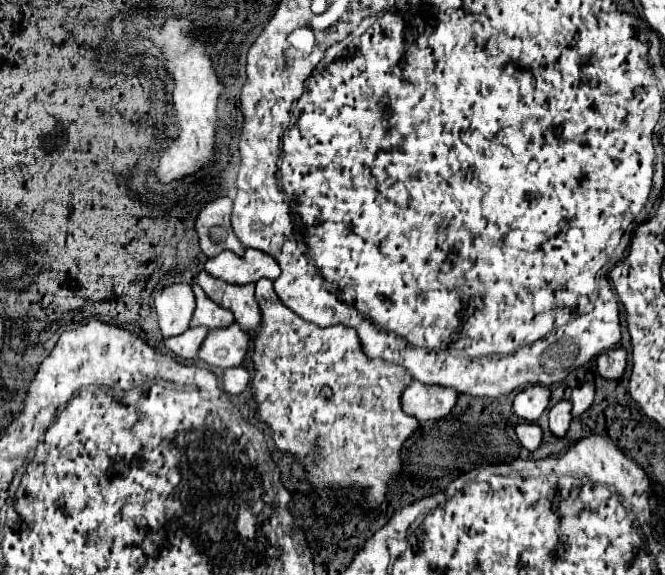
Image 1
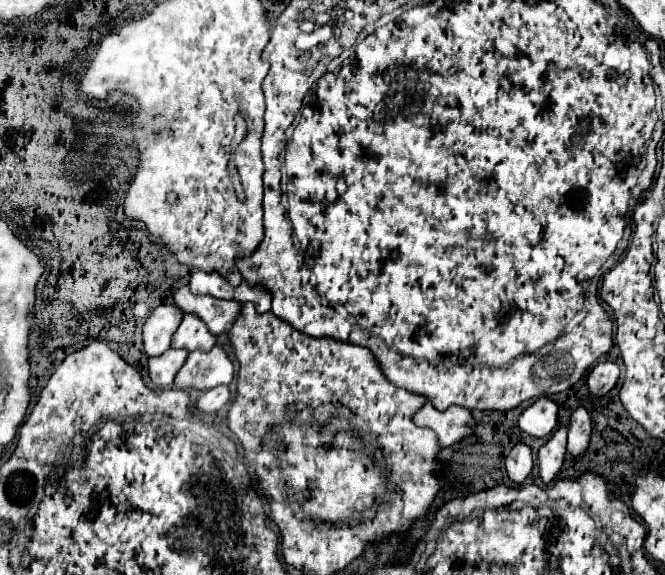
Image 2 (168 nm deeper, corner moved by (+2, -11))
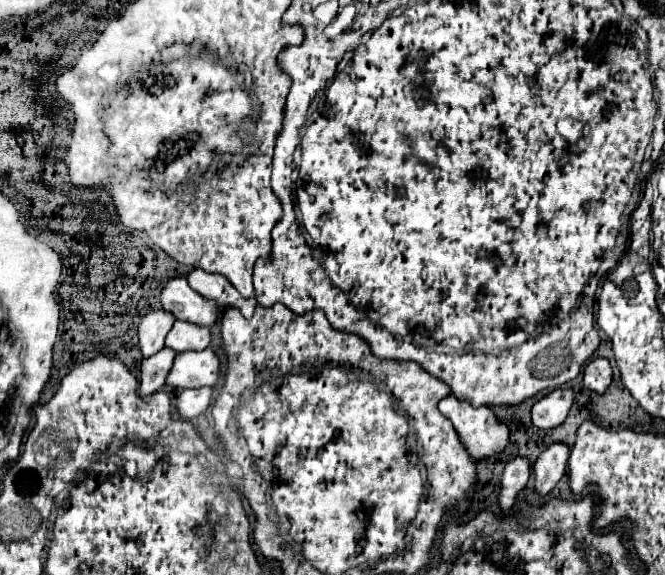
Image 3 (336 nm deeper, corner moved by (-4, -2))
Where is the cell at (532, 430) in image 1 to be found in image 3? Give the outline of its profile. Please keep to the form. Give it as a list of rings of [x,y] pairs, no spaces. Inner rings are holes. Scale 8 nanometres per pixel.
[[[514,458],[512,462],[508,462],[498,492],[498,506],[504,514],[514,506],[516,496],[526,486],[528,478],[530,478],[530,464],[526,458]]]

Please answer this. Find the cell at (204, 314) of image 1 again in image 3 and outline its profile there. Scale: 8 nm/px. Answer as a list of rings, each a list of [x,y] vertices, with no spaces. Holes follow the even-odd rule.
[[[174,322],[172,330],[166,336],[166,348],[172,348],[176,354],[186,350],[204,350],[210,344],[210,328],[190,326],[190,322]]]

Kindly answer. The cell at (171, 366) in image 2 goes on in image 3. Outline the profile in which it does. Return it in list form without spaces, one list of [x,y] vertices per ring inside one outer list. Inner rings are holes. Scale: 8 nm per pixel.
[[[160,350],[158,354],[150,356],[150,358],[144,358],[142,364],[140,364],[140,370],[142,370],[142,376],[140,376],[140,382],[142,382],[142,388],[138,388],[138,392],[142,396],[148,396],[152,392],[158,392],[162,390],[164,382],[166,382],[166,376],[172,368],[172,362],[174,362],[174,352],[172,350]]]

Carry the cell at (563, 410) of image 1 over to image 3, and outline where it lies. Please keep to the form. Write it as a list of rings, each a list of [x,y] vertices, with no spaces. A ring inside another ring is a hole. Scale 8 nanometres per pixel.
[[[556,442],[538,456],[538,460],[534,464],[534,478],[536,478],[534,490],[540,496],[546,496],[564,476],[568,454],[570,454],[570,448],[566,444]]]

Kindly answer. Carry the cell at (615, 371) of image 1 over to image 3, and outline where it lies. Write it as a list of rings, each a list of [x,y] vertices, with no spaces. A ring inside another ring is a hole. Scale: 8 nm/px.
[[[596,358],[584,366],[584,386],[596,394],[604,394],[612,382],[612,368],[606,358]]]

